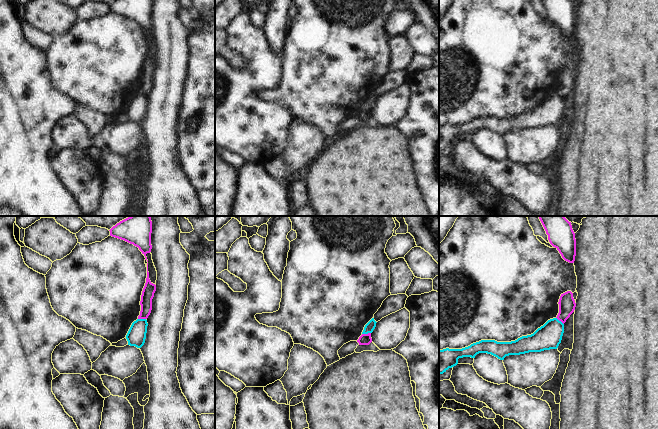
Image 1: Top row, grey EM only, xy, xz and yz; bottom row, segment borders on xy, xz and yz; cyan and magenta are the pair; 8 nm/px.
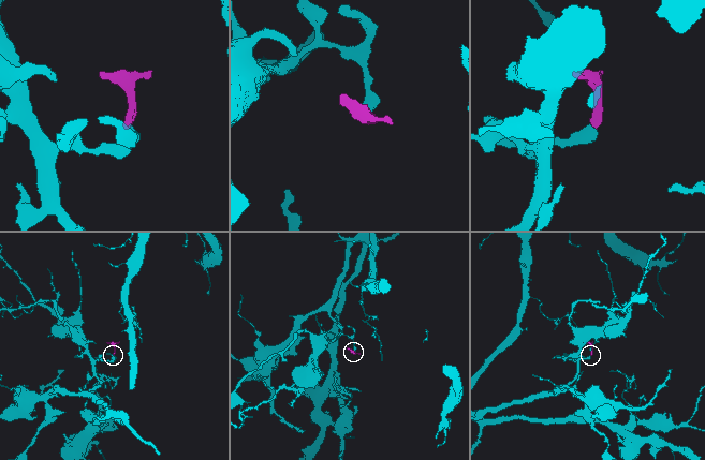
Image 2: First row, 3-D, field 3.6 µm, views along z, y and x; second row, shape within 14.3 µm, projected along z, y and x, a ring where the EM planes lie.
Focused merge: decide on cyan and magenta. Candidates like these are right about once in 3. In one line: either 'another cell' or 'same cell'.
another cell

